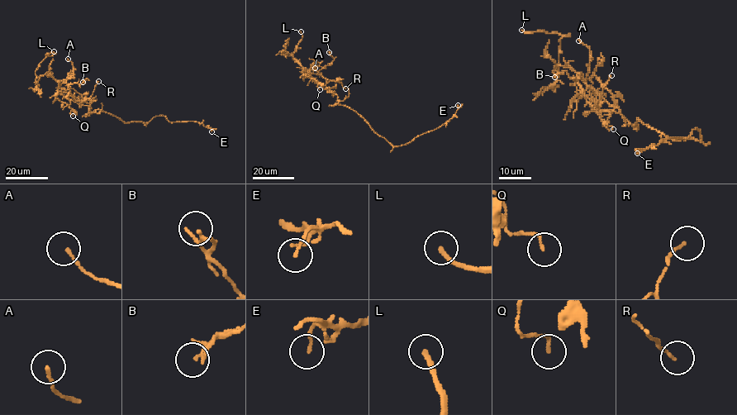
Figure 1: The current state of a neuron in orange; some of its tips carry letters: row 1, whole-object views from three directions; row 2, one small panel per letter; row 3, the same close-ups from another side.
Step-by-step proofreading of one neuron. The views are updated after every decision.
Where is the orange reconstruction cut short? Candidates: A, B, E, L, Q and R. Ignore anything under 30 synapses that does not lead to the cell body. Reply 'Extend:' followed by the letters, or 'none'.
Extend: L

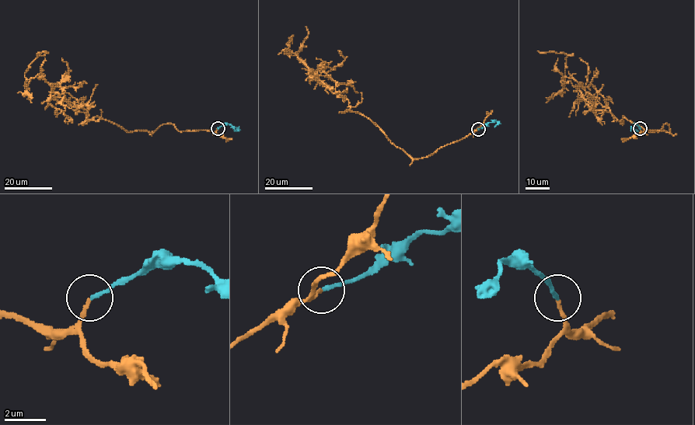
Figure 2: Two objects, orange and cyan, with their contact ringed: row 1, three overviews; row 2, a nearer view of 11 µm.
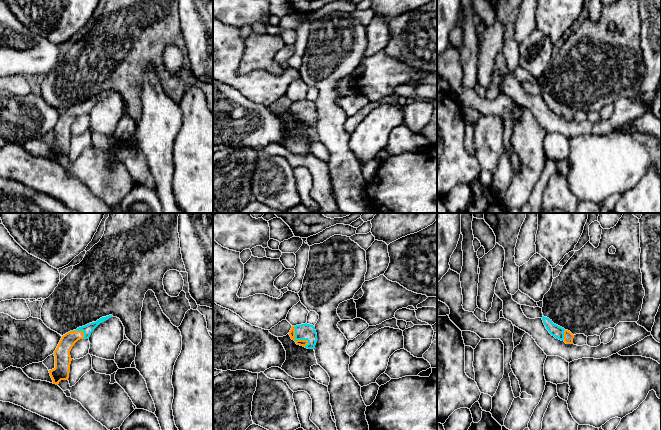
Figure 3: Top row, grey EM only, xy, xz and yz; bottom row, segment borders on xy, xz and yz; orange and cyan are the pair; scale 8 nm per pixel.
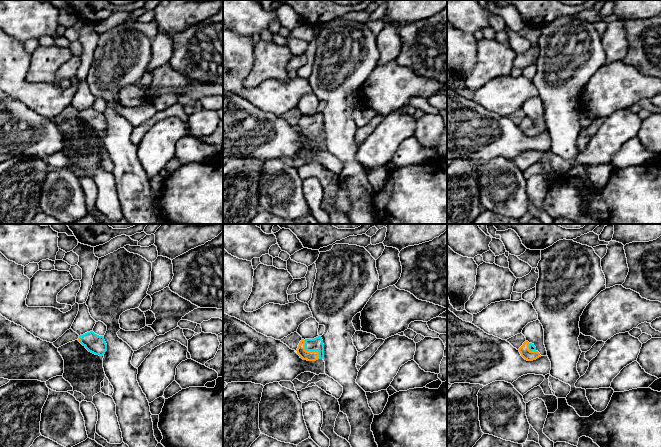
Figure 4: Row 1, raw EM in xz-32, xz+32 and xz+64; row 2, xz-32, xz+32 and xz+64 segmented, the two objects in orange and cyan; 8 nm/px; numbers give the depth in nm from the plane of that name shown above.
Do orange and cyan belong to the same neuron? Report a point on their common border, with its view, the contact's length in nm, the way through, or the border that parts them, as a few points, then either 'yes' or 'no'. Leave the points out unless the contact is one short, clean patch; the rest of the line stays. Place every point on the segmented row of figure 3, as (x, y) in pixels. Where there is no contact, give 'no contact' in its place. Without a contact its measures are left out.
meets orange in xz at (297, 340); contact 190 nm long; runs through xz (303, 343), (297, 340), (305, 331); yes

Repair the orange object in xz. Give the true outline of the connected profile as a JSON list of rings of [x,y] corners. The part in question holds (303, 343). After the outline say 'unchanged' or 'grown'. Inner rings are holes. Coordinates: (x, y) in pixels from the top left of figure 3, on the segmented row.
[[[301,324],[292,326],[289,335],[297,345],[307,349],[314,349],[317,342],[317,333],[315,327],[310,324]]]; grown

